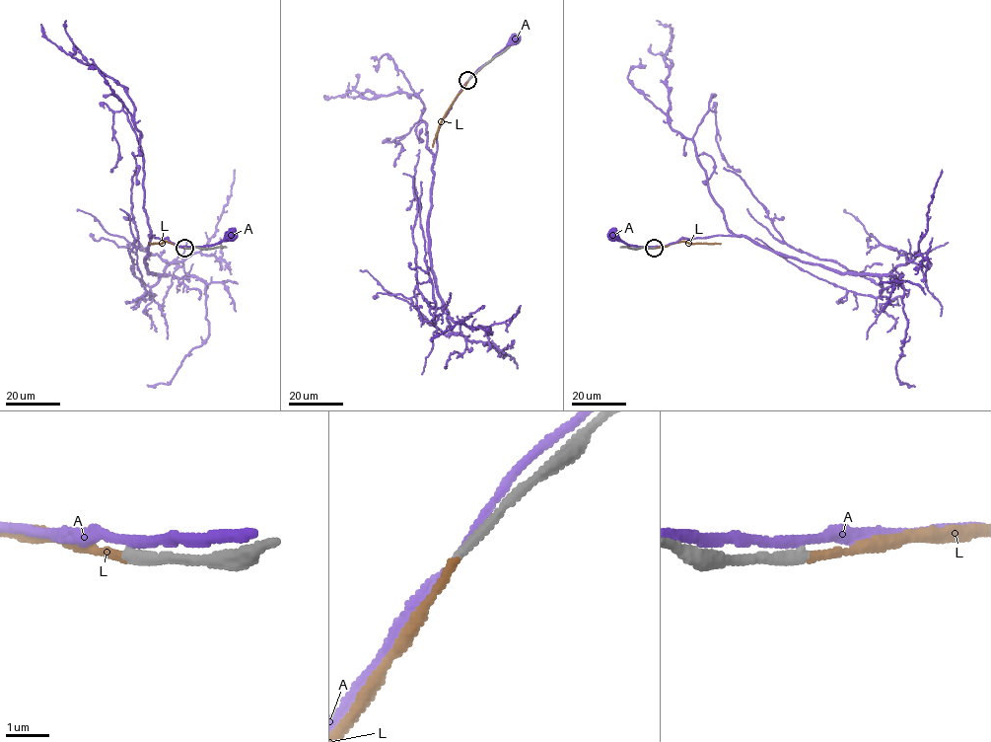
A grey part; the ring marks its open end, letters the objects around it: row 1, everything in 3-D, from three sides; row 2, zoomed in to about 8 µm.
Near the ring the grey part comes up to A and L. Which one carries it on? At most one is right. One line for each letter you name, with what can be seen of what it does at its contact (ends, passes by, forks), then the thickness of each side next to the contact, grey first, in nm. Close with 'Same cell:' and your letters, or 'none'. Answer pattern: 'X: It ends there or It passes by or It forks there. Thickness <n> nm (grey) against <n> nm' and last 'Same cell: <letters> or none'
L: It ends there. Thickness 240 nm (grey) against 190 nm
Same cell: L

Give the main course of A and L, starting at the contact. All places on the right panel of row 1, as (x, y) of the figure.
A: (653, 247), (628, 245), (612, 235)
L: (655, 248), (683, 242), (721, 244)

